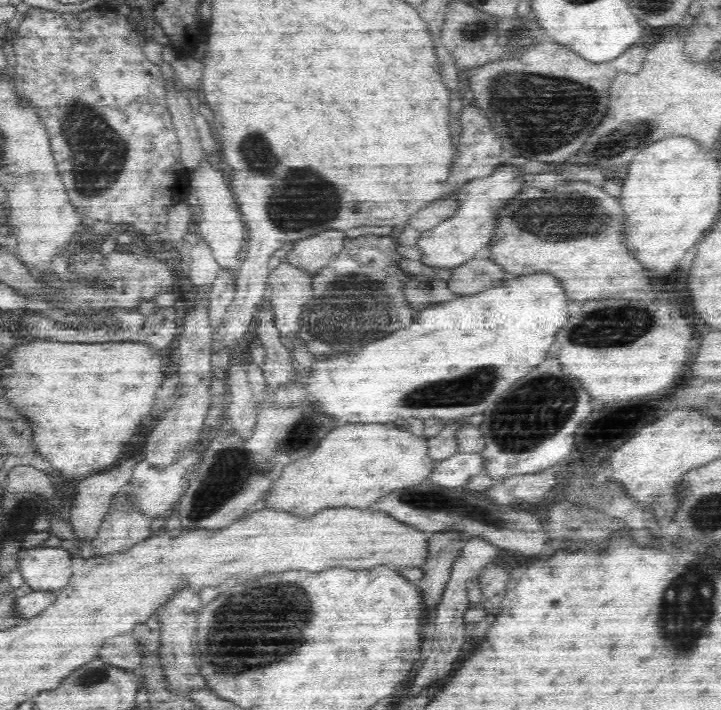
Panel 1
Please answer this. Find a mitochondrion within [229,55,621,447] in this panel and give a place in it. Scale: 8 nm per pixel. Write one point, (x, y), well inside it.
(562, 117)

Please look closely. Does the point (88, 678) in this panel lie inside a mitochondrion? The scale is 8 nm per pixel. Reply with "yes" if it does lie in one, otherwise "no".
yes

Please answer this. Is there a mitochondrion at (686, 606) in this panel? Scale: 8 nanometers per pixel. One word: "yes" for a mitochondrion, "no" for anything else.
yes

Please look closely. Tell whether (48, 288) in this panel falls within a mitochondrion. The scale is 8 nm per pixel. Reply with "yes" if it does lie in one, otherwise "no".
yes

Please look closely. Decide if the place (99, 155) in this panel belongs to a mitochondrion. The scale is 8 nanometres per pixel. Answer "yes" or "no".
yes

